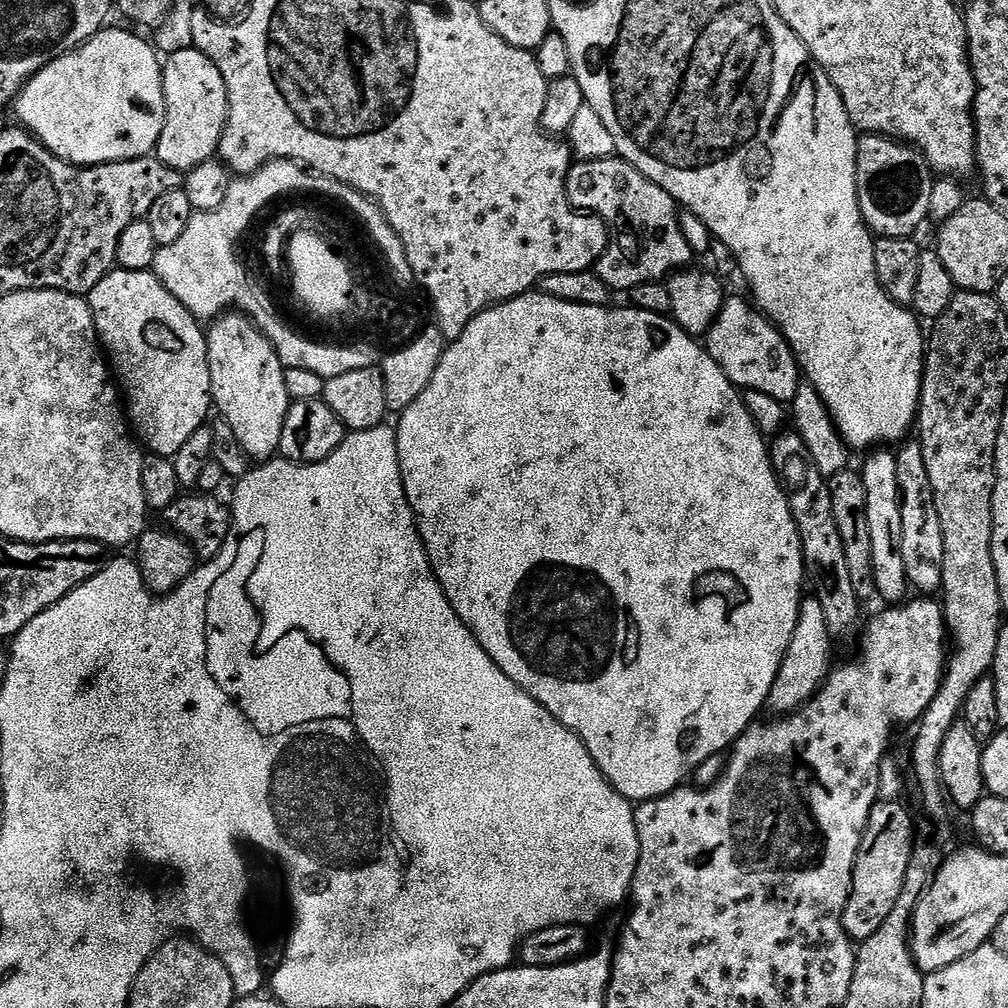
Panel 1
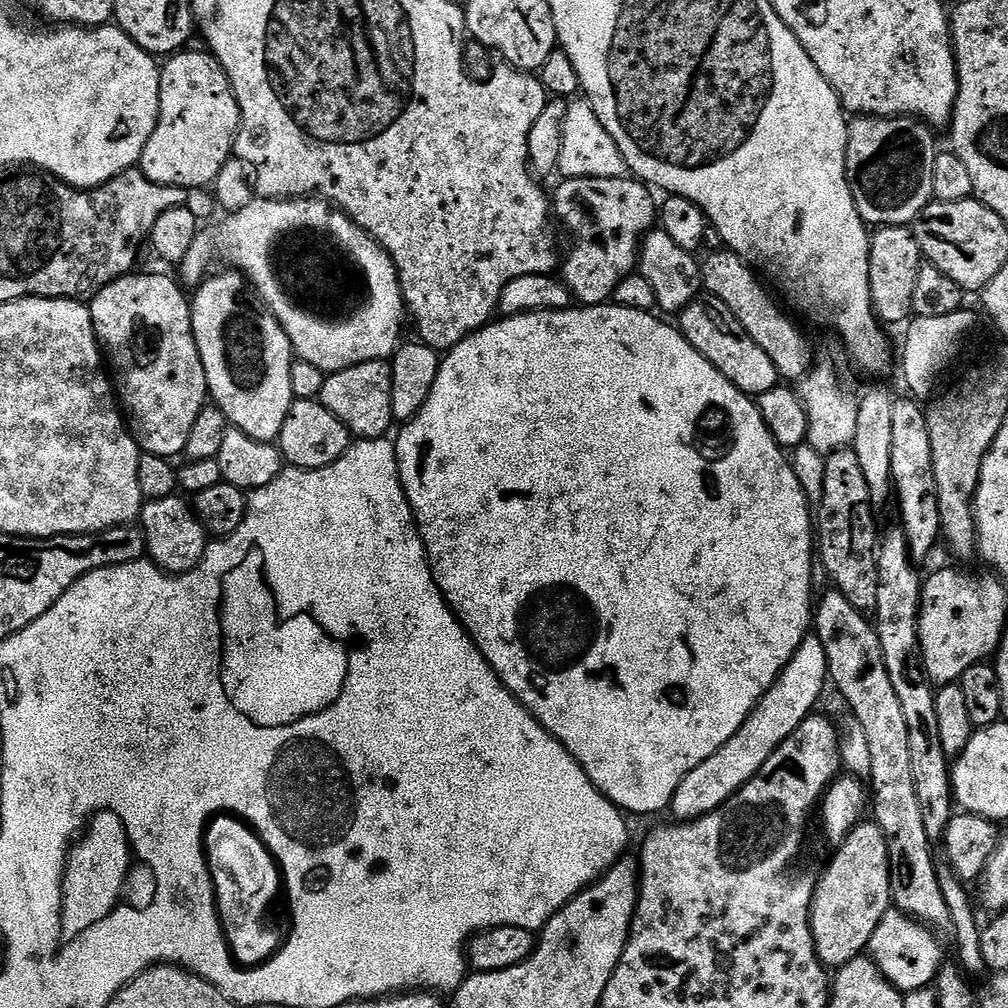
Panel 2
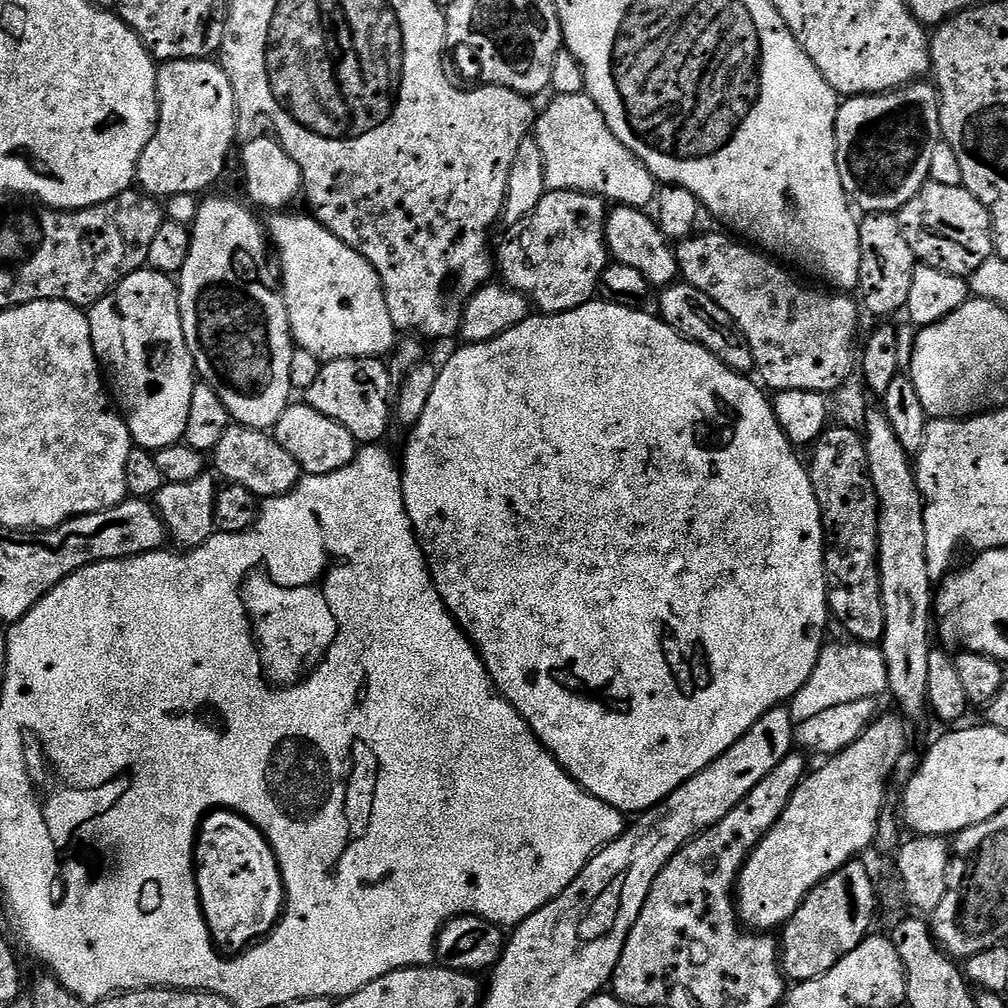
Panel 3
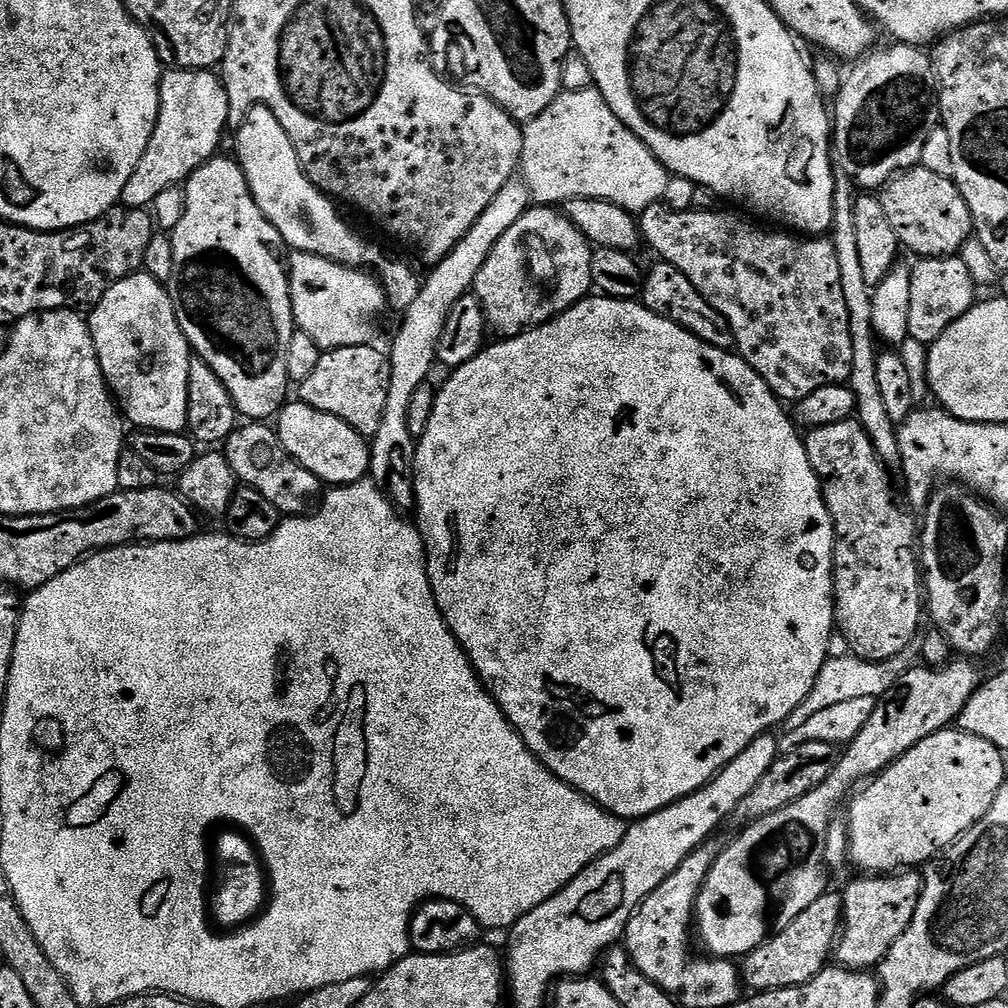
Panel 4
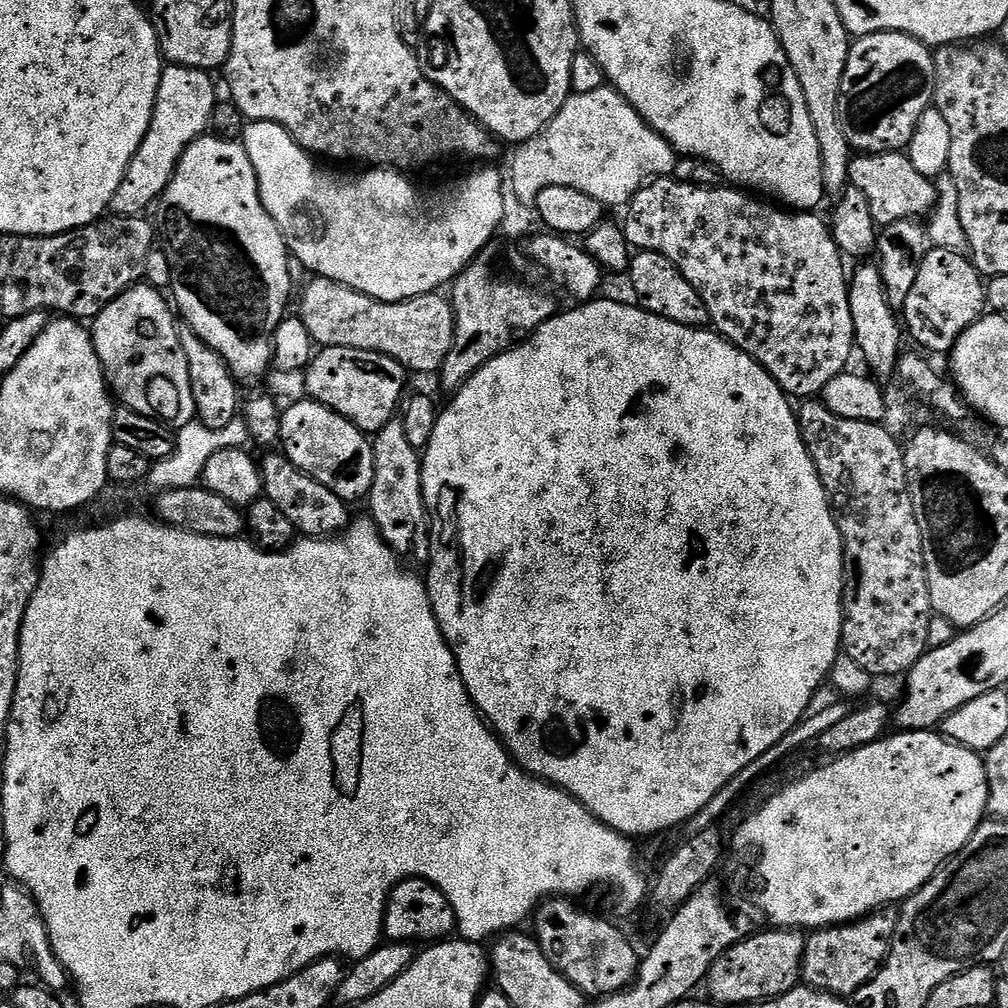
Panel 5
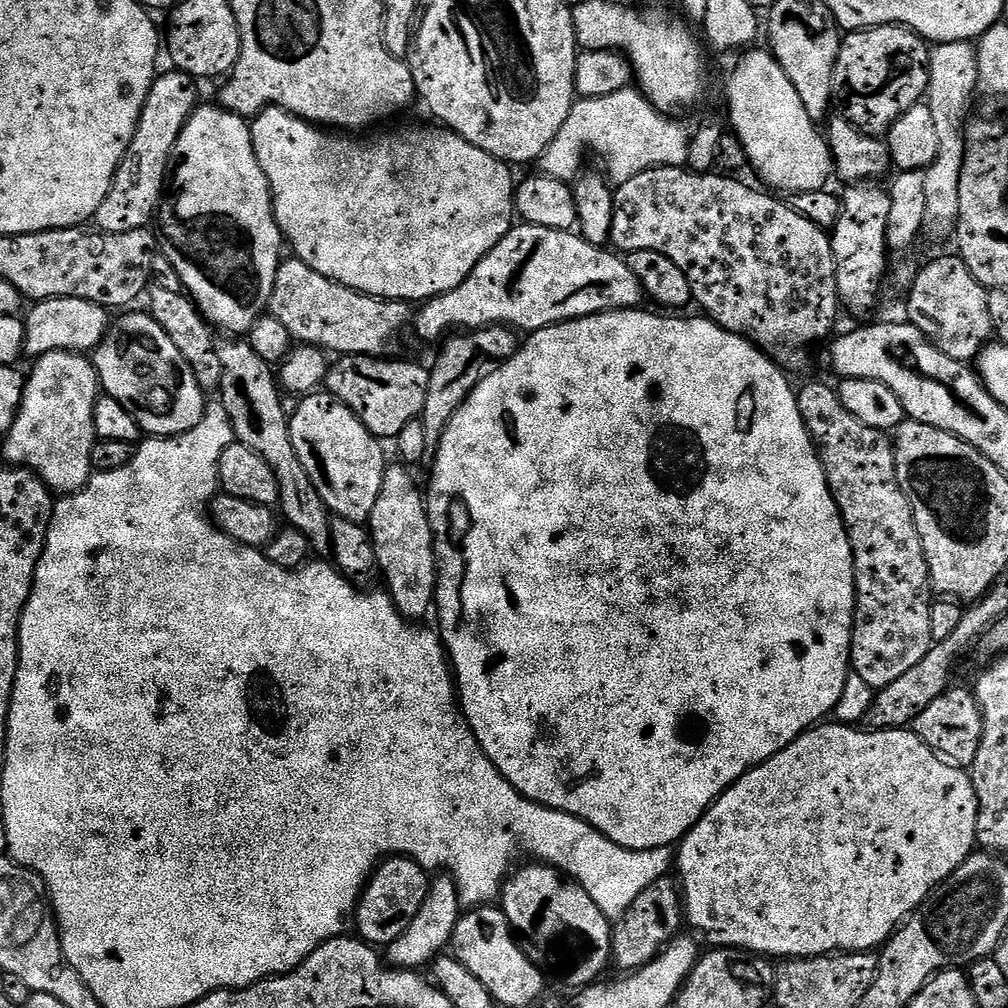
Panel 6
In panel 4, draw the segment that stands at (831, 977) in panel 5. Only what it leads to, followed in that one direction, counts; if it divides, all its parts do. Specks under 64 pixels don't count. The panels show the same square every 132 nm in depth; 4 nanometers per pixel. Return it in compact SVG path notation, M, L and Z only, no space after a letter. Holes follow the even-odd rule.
M901 870L895 874L860 874L857 880L849 882L848 889L842 892L844 919L834 949L834 960L839 967L872 970L884 963L894 942L906 934L914 918L914 910L918 910L920 895L924 890L924 881L921 873L918 873L916 870Z

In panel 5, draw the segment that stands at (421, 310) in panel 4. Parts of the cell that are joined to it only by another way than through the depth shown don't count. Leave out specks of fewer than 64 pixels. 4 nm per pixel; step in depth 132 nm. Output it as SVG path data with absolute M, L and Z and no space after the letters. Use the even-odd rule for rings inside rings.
M403 419L392 420L372 440L374 482L366 497L370 518L397 556L427 561L430 556L430 513L424 502L422 456L406 438Z

